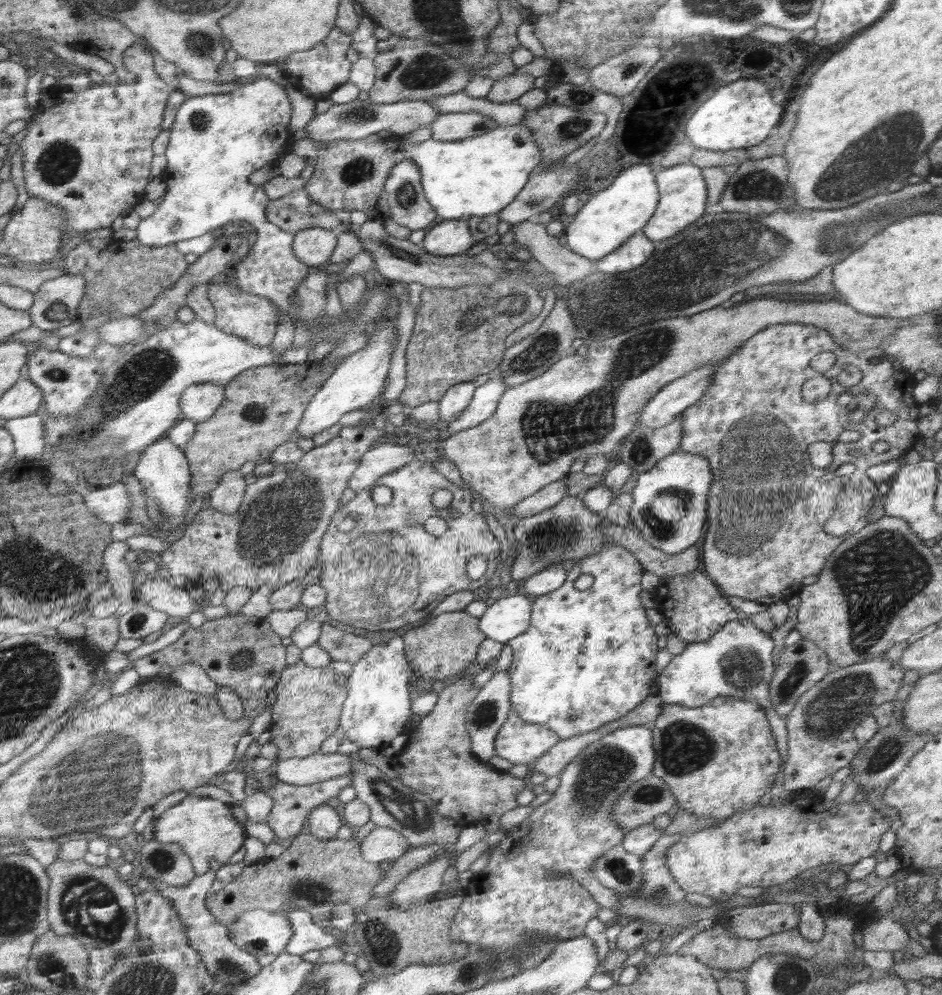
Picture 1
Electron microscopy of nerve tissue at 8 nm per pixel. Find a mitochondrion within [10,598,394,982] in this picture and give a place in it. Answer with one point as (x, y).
(94, 785)

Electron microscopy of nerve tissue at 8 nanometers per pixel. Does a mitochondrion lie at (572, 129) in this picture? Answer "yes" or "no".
yes

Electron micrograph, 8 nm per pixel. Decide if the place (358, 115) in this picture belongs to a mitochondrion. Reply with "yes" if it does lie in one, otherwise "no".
yes

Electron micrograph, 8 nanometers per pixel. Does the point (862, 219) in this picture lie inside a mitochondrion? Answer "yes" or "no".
yes

